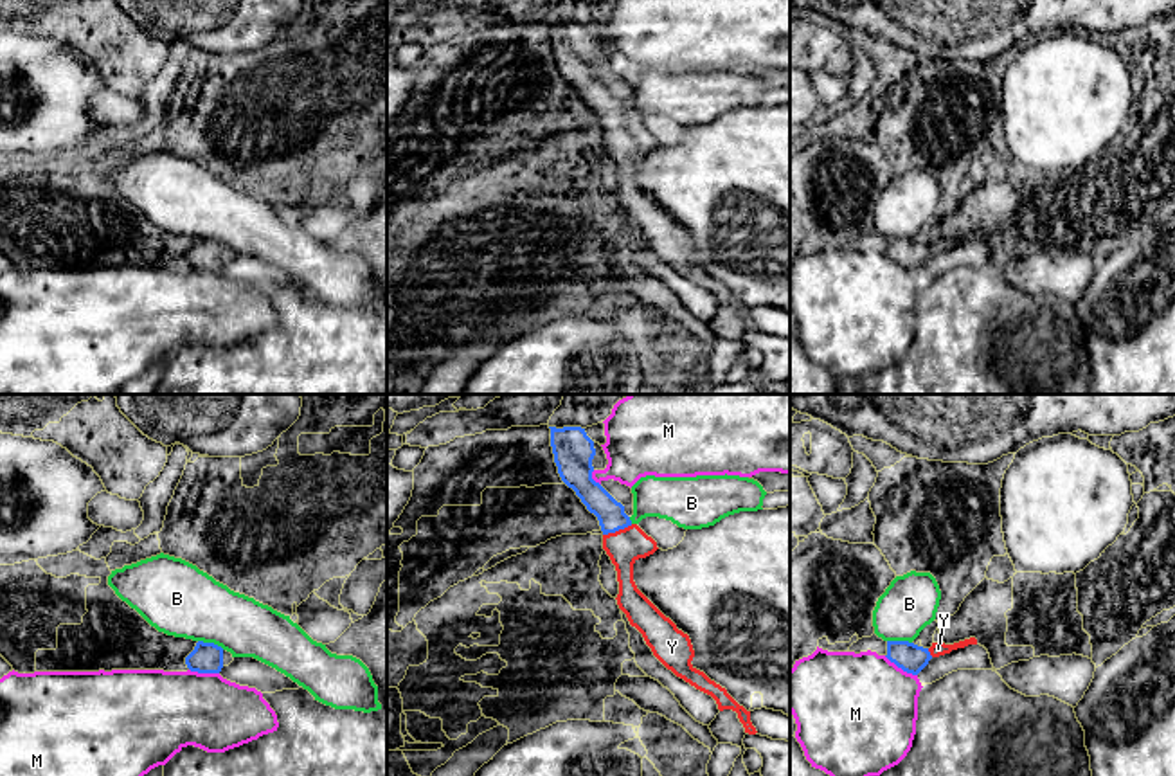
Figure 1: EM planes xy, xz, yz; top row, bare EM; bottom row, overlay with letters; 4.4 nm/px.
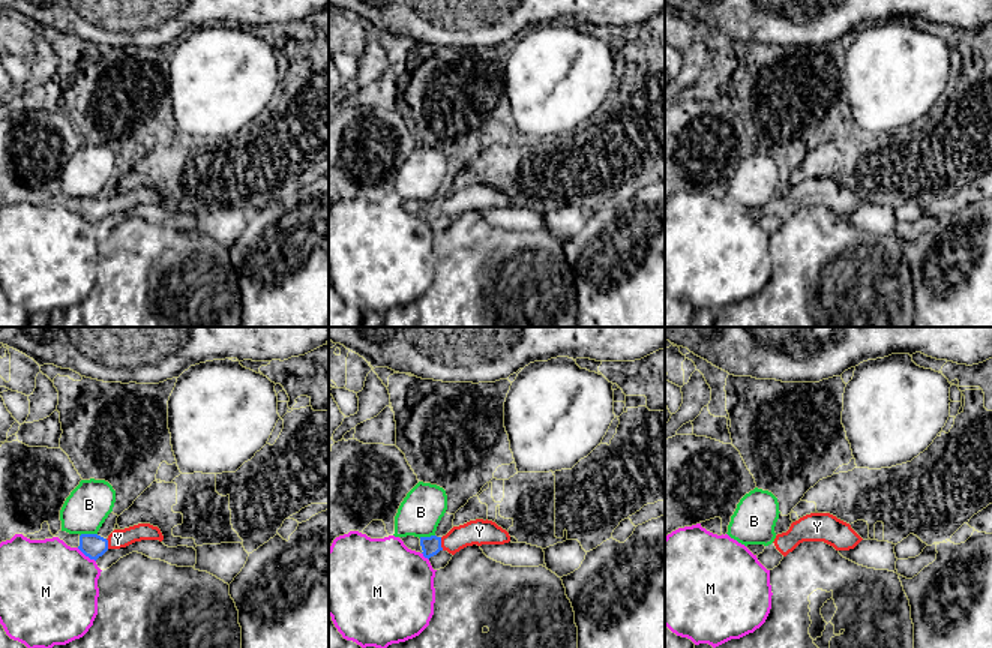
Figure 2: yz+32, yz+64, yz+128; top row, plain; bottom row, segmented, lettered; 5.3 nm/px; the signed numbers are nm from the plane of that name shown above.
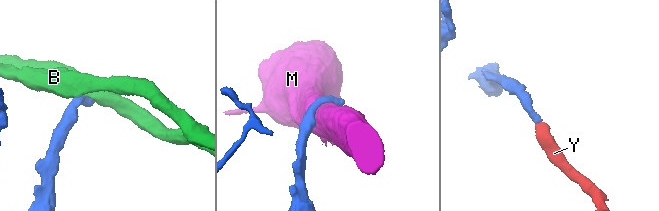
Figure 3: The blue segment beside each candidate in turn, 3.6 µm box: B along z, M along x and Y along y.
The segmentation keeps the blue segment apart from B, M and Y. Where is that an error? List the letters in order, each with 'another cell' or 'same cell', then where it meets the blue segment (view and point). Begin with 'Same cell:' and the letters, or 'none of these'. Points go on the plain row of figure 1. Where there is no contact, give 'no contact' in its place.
Same cell: Y
B: another cell; contact xy (211, 240)
M: another cell; contact yz (900, 263)
Y: same cell; contact xz (618, 126)

